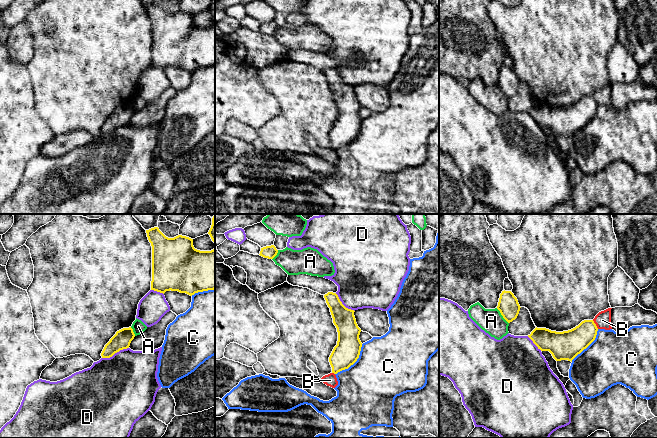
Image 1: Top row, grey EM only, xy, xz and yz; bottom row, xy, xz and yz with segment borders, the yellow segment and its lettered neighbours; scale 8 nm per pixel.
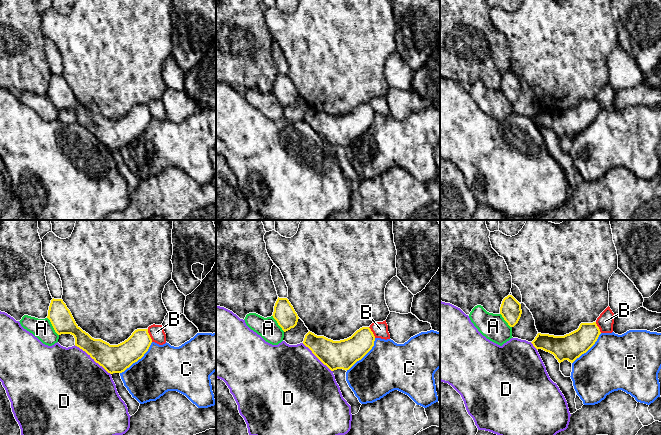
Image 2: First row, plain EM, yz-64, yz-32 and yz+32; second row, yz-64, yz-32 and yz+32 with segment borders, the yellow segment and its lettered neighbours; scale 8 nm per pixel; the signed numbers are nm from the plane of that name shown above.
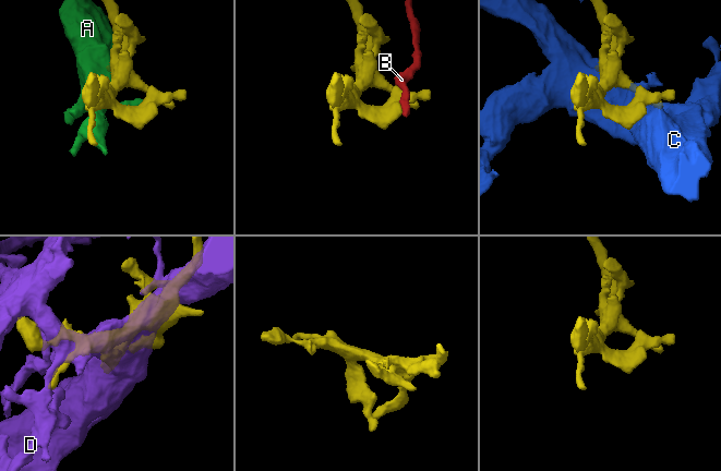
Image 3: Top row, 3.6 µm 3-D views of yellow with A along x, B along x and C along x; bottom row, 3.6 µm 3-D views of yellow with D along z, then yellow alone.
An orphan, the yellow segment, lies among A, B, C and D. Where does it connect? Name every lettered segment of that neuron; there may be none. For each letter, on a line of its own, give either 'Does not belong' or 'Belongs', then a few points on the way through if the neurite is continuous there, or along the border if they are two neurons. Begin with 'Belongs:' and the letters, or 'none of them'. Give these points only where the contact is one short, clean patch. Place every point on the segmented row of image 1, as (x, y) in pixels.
Belongs: D
A: Does not belong
B: Does not belong
C: Does not belong
D: Belongs

